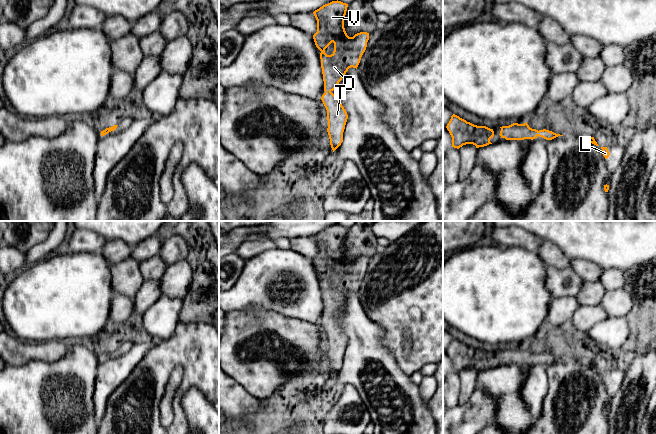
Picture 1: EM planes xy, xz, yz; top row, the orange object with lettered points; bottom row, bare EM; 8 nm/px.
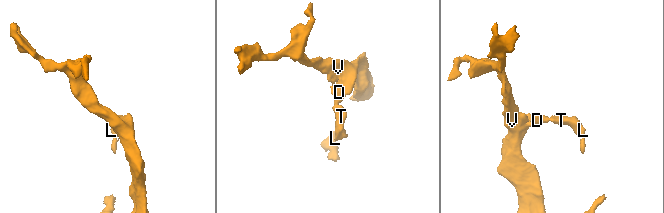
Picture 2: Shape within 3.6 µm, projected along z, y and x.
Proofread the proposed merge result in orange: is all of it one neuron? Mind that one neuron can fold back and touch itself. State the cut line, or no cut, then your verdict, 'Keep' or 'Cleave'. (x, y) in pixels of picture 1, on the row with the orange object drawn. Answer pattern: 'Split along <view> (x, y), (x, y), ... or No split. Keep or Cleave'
No split. Keep

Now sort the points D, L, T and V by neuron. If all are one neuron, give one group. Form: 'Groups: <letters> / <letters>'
Groups: D L T V

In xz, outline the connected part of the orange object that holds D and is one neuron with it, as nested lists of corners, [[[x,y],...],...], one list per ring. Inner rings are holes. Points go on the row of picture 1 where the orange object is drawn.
[[[332,1],[323,5],[313,12],[317,20],[317,32],[313,35],[316,47],[321,51],[321,68],[324,81],[324,91],[321,100],[327,110],[328,128],[327,132],[330,139],[330,145],[333,152],[343,142],[343,132],[348,119],[348,115],[340,100],[332,93],[338,86],[339,82],[345,76],[349,68],[358,67],[361,57],[366,50],[367,42],[369,40],[369,33],[360,32],[353,37],[349,37],[344,28],[344,17],[346,15],[348,4],[341,1]],[[334,43],[334,51],[331,55],[325,53],[325,49]]]

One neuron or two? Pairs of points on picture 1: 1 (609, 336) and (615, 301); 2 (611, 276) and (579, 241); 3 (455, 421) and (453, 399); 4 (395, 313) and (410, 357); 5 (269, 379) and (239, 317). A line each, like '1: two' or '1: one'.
1: two
2: two
3: two
4: one
5: one

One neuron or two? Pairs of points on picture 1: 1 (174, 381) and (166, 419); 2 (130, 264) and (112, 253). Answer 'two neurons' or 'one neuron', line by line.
1: one neuron
2: one neuron

